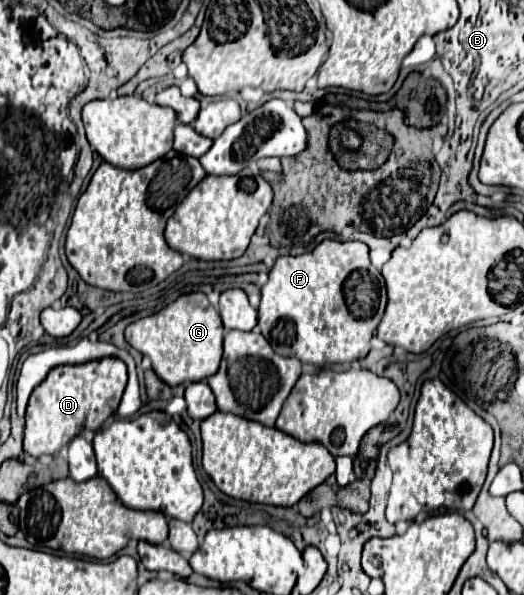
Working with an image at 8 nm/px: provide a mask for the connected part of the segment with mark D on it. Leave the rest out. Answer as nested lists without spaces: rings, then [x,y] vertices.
[[[98,359],[82,365],[54,367],[28,401],[24,453],[32,457],[54,455],[60,451],[60,447],[68,445],[72,437],[82,433],[96,433],[102,423],[116,413],[126,379],[126,365],[120,359]]]

